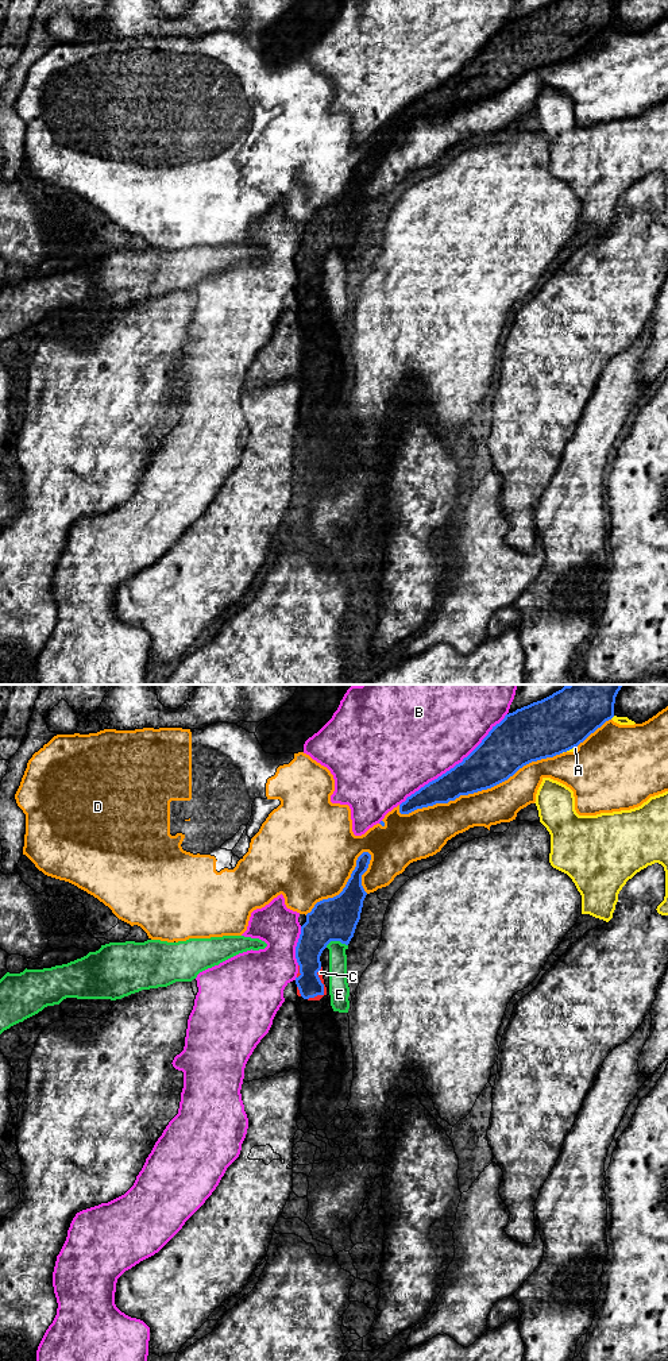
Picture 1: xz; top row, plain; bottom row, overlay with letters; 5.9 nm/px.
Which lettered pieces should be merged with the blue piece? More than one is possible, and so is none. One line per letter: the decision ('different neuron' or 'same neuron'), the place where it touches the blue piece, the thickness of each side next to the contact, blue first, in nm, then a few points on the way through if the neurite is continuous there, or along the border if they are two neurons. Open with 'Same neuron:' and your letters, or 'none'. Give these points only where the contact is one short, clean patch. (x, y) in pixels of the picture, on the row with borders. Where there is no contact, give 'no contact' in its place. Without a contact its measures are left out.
Same neuron: C
A: different neuron; meets blue in xz at (611, 717); 320 nm thick on the blue side, 50 nm on the other
B: different neuron; meets blue in xz at (455, 766); 280 nm thick on the blue side, 500 nm on the other
C: same neuron; meets blue in xz at (323, 987); 160 nm thick on the blue side, 30 nm on the other; runs through xz (309, 948), (309, 974), (323, 987), (320, 972)
D: different neuron; meets blue in xz at (479, 790); 280 nm thick on the blue side, 220 nm on the other
E: different neuron; meets blue in xz at (336, 940); 260 nm thick on the blue side, 110 nm on the other; border along xz (347, 945), (331, 941), (325, 947)

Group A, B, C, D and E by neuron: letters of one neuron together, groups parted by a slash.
A / B / C / D / E

